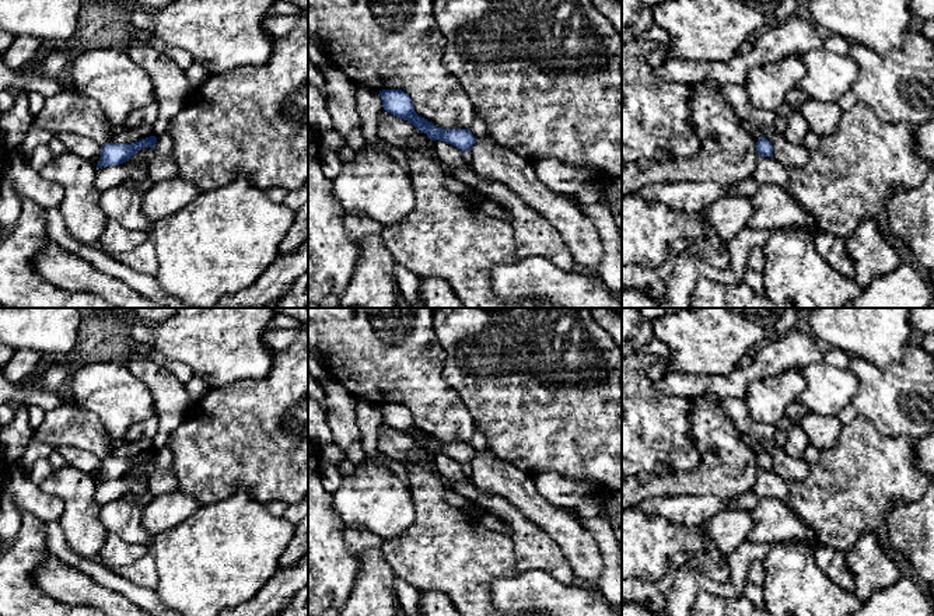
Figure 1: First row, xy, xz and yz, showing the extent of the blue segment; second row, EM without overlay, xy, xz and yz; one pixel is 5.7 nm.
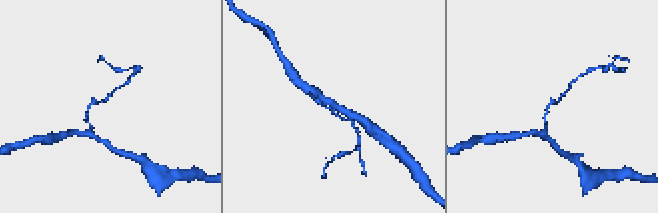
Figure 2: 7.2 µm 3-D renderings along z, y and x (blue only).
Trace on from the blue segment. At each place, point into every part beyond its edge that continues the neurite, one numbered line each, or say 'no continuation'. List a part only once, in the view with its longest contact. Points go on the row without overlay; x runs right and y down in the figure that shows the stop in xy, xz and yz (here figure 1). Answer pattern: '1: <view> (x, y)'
no continuation

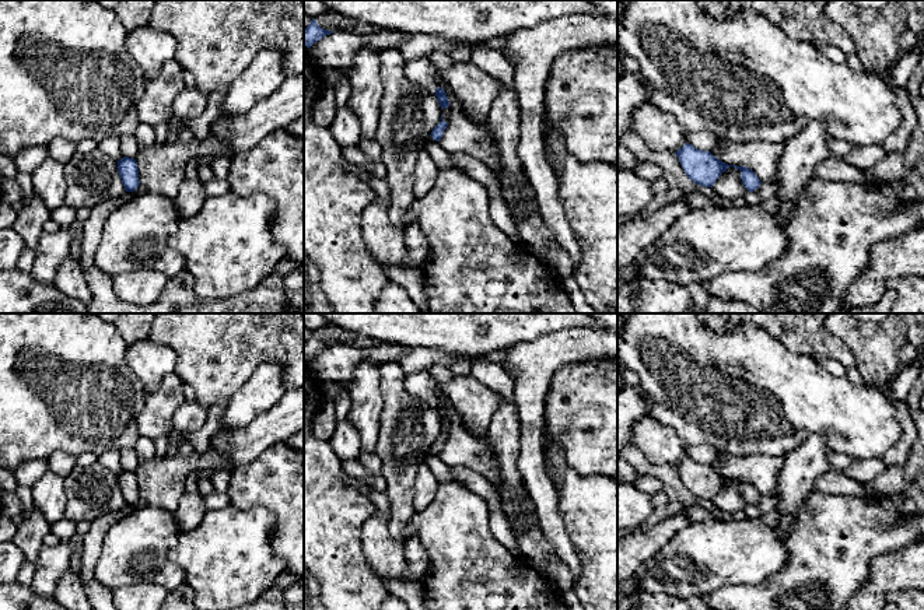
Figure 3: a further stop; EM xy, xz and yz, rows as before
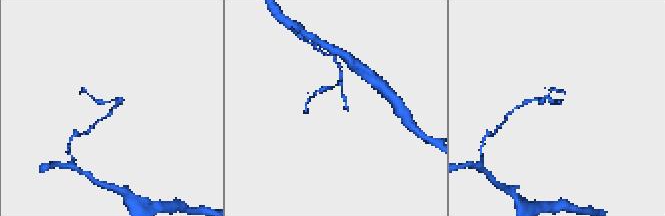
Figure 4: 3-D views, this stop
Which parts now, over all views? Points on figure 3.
1: yz (767, 502)

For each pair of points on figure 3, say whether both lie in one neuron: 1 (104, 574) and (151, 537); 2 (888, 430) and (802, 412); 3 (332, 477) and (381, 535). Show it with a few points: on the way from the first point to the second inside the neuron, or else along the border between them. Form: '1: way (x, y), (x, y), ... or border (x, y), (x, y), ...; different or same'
1: way (115, 565), (140, 542); same
2: way (867, 428), (843, 412), (823, 412); same
3: border (377, 508), (364, 525), (361, 551); different

